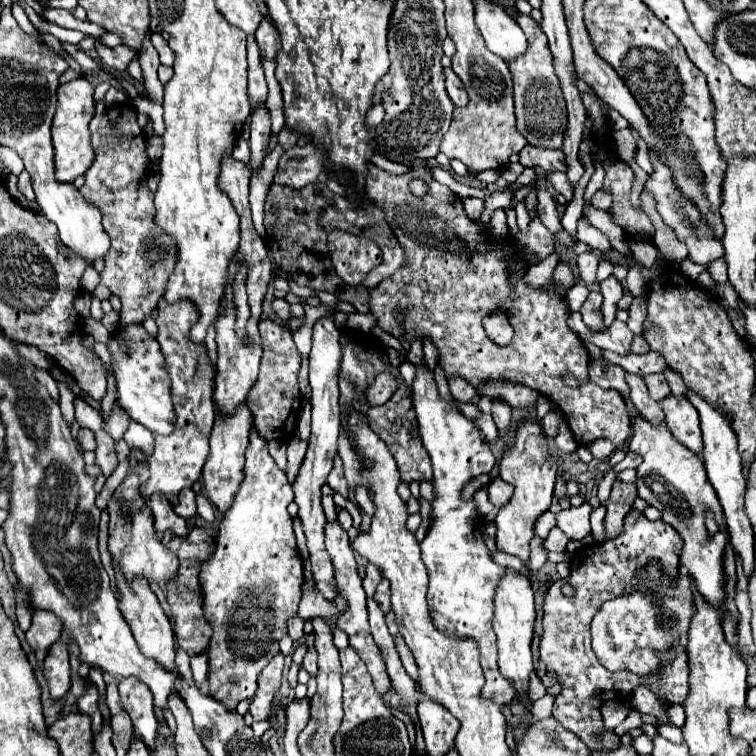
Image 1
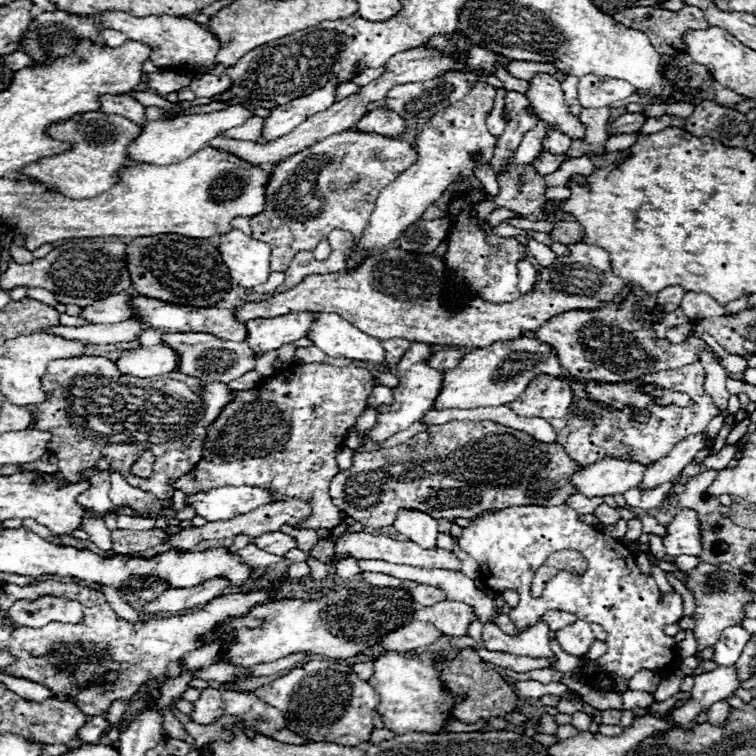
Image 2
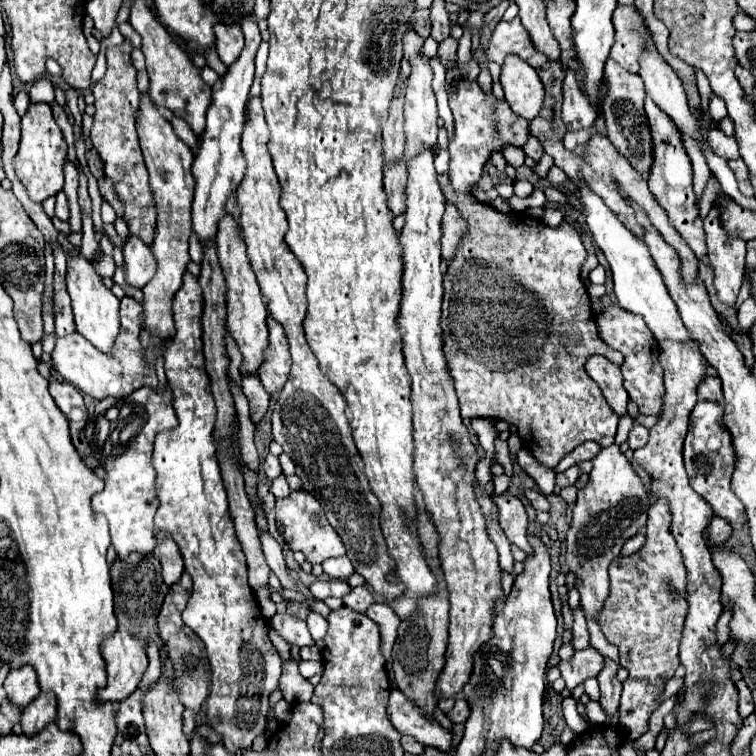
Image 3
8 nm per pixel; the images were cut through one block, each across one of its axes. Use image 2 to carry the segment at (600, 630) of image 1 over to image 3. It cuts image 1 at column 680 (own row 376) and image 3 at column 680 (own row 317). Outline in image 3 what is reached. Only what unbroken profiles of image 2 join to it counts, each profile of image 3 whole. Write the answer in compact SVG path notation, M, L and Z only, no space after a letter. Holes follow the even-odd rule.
M666 500L648 510L646 544L632 556L618 556L610 564L610 596L602 608L600 628L606 640L620 650L620 666L628 670L620 700L620 724L628 740L642 736L650 714L658 708L658 694L678 668L678 646L686 618L686 568L670 536Z

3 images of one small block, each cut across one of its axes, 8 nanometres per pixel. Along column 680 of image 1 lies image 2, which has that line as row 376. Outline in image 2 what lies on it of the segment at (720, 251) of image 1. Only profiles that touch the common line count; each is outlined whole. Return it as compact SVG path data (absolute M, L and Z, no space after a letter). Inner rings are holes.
M172 332L164 336L164 344L174 348L180 354L180 368L178 372L200 378L204 382L230 382L246 372L256 368L256 360L260 354L256 354L246 342L232 342L216 338L214 334L204 332Z

